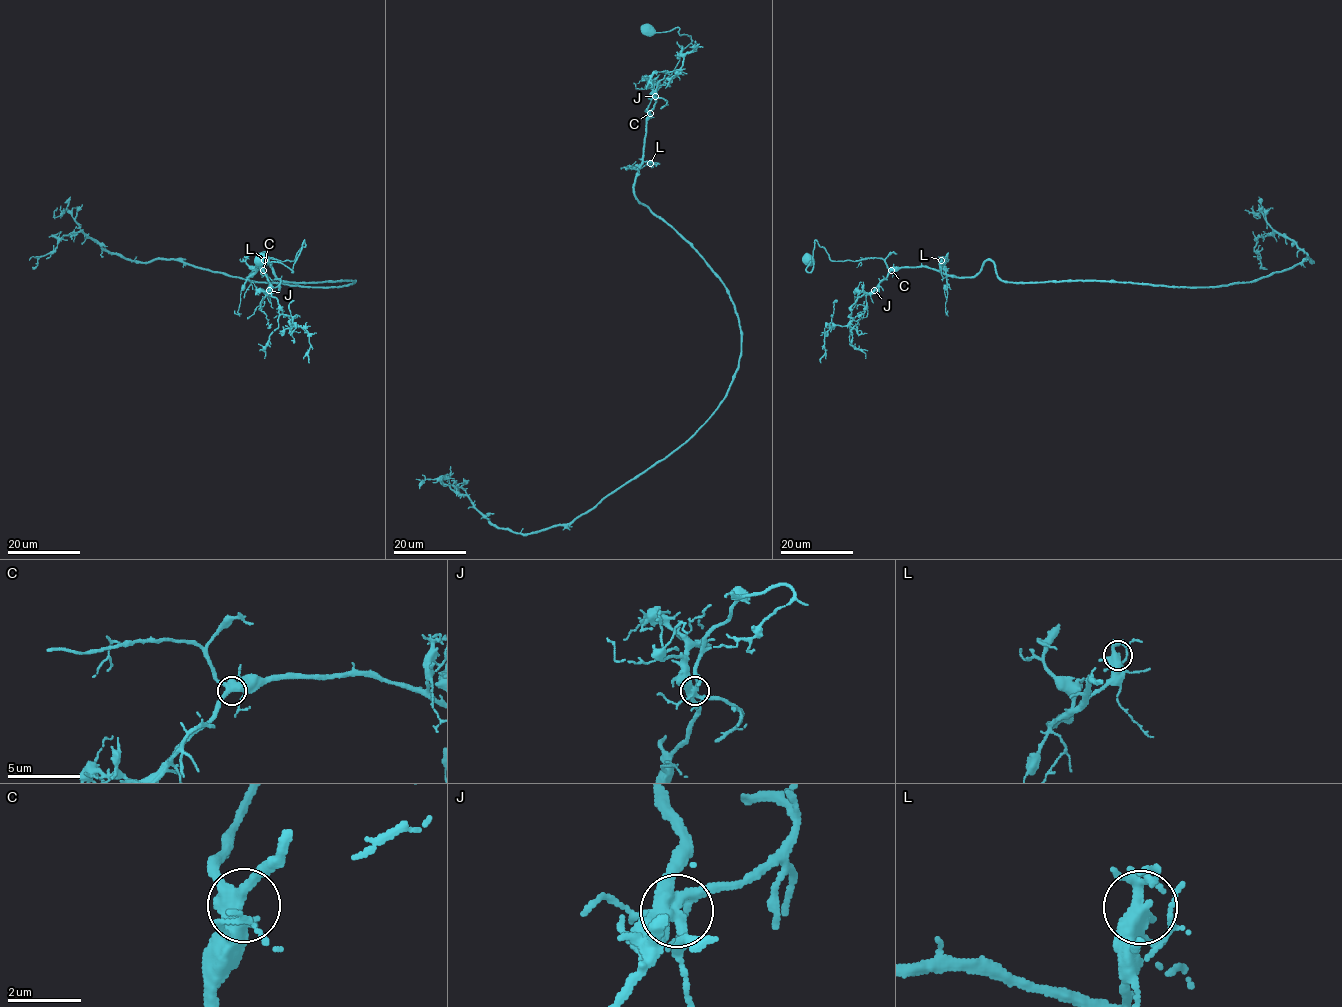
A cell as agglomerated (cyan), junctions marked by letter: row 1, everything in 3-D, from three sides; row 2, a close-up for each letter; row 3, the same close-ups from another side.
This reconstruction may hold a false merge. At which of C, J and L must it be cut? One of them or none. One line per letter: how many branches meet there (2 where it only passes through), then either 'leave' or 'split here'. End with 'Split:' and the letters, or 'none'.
C: branches 5; leave
J: branches 5; split here
L: branches 5; leave
Split: J

